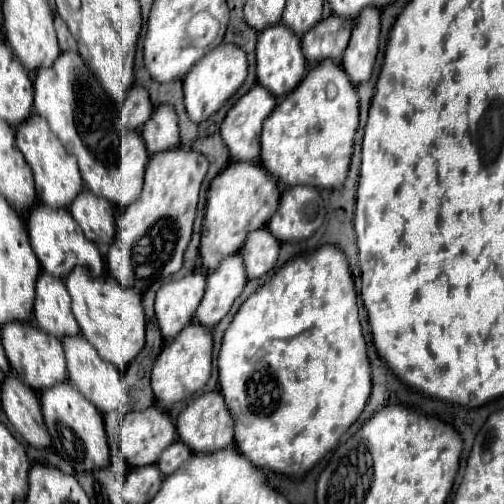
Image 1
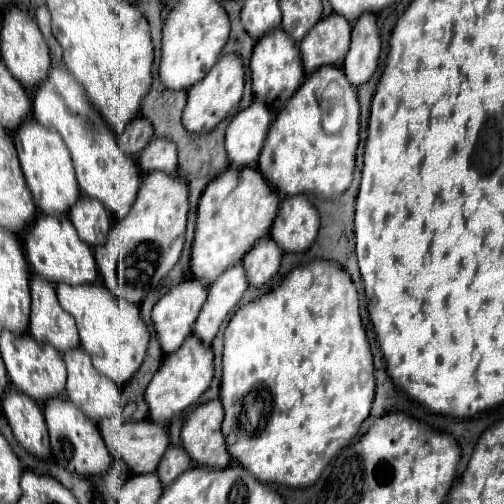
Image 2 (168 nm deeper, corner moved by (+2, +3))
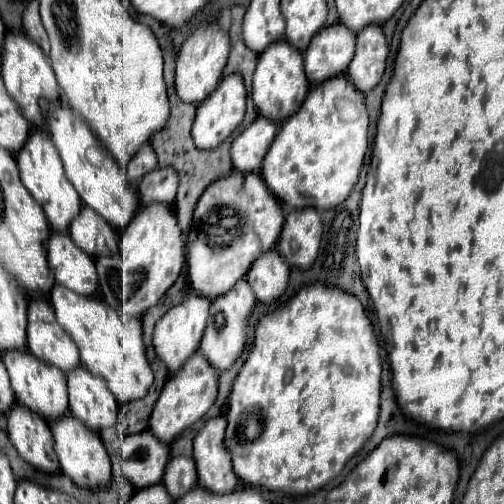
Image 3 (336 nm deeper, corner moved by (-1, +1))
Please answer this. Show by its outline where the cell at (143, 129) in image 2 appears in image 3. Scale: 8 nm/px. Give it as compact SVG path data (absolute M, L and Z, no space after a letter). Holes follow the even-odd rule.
M145 145L145 147L139 149L139 153L129 163L127 179L131 181L131 185L137 185L139 179L143 179L143 175L151 173L155 167L157 167L157 155L149 145Z

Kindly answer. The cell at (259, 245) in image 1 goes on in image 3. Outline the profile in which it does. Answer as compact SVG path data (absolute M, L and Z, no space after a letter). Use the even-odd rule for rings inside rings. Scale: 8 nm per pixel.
M271 249L251 265L247 283L251 285L259 303L271 305L289 285L289 263L275 249Z

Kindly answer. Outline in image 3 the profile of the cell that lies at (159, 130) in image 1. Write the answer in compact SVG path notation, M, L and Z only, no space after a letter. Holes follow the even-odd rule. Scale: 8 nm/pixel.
M155 169L149 175L143 177L139 183L139 197L143 205L151 203L163 203L163 205L173 205L175 193L177 193L177 173L175 169Z

